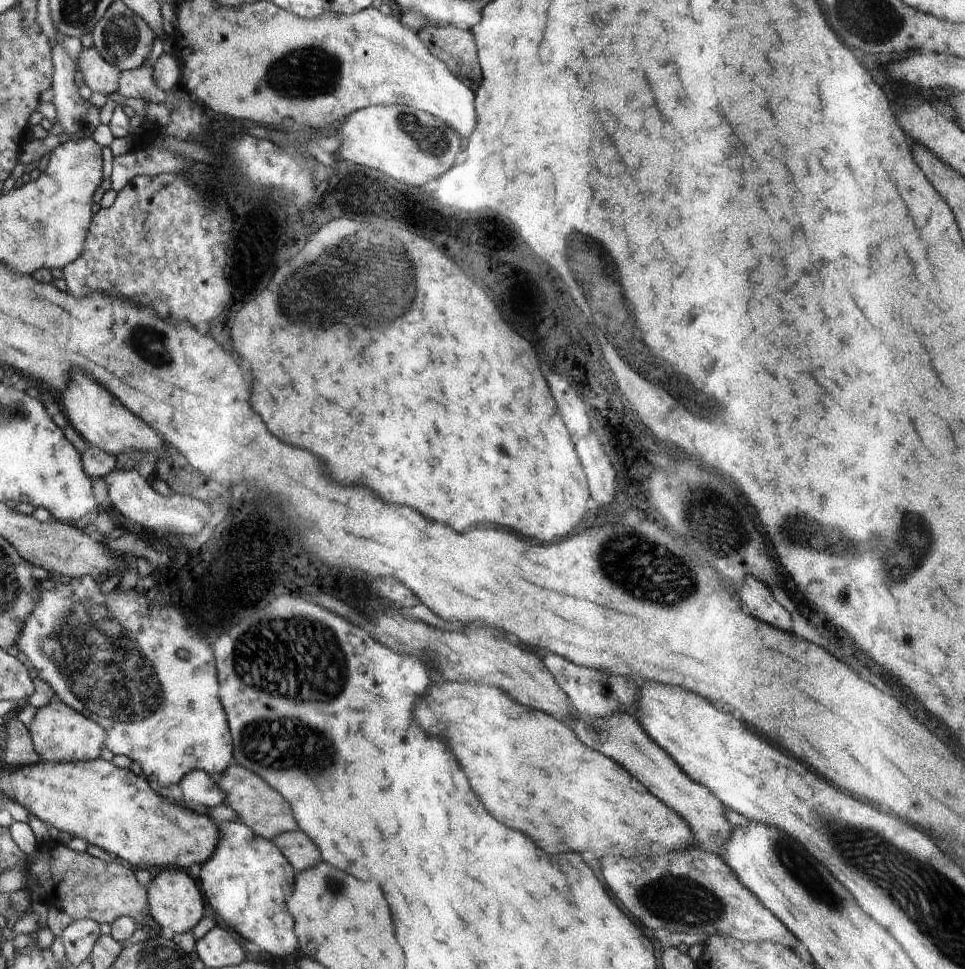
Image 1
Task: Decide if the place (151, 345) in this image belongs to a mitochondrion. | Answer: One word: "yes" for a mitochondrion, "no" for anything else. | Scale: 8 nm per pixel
yes

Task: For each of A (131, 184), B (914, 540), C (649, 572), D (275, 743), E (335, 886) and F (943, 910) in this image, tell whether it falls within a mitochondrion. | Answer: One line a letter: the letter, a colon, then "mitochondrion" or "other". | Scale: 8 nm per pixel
A: other
B: mitochondrion
C: mitochondrion
D: mitochondrion
E: mitochondrion
F: mitochondrion

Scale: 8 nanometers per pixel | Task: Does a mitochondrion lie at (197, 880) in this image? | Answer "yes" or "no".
no

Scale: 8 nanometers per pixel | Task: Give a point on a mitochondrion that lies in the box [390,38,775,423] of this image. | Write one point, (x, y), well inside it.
(584, 249)

